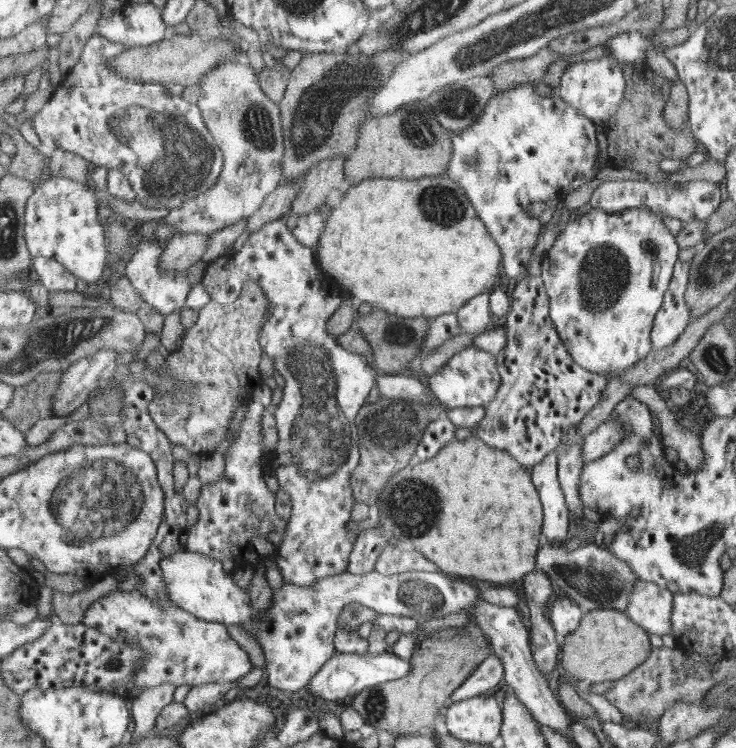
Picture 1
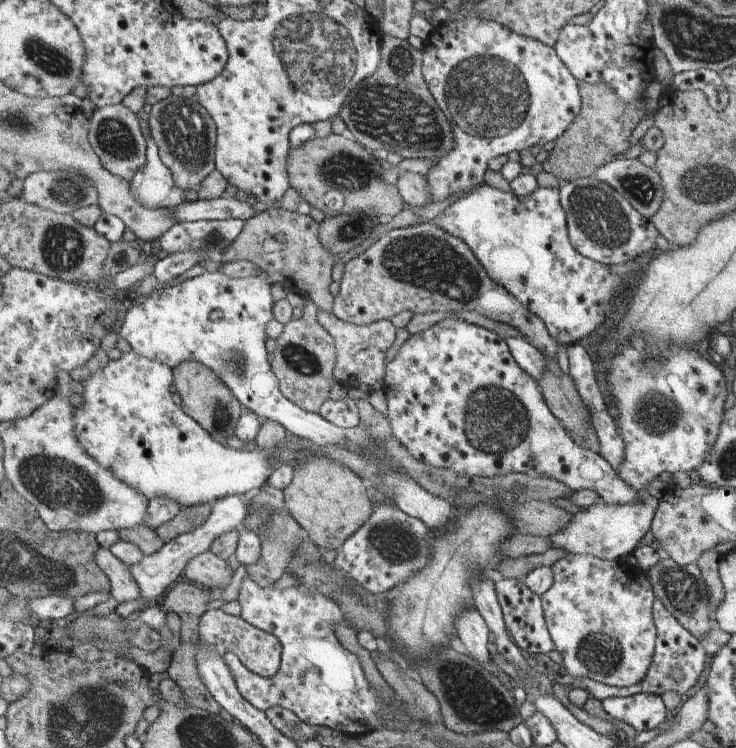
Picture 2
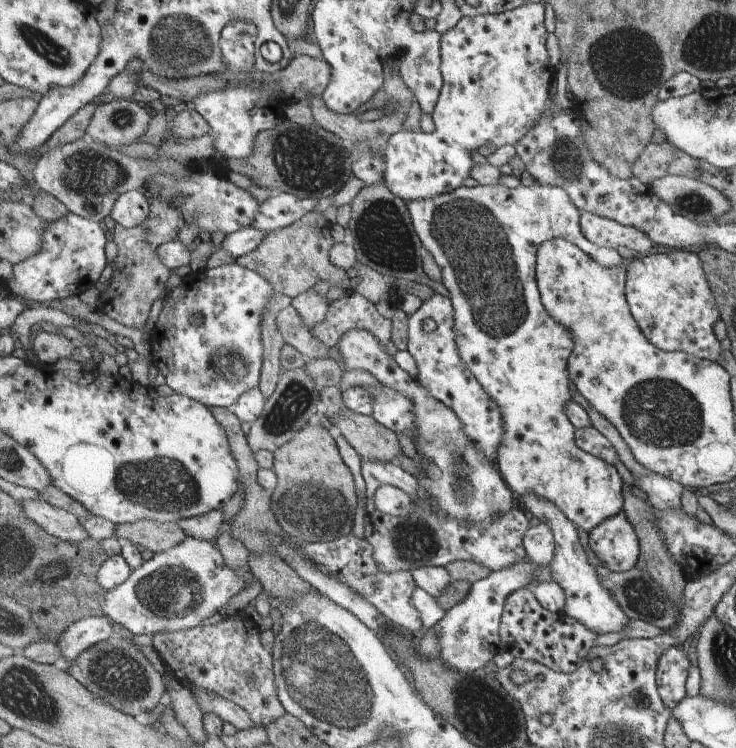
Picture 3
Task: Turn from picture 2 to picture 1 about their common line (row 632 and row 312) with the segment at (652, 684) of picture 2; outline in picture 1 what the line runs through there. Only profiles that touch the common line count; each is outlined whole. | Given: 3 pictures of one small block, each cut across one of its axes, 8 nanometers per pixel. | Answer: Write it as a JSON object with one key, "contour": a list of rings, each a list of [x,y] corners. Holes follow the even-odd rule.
{"contour":[[[678,258],[673,264],[667,290],[663,293],[662,303],[652,320],[651,353],[667,349],[673,344],[691,319],[684,299],[689,265],[688,261],[683,262]]]}

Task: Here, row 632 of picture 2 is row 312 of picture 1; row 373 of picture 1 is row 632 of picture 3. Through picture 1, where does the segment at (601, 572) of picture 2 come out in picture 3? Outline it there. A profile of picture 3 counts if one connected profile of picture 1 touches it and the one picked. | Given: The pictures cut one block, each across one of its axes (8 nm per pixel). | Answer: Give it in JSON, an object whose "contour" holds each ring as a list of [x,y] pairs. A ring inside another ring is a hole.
{"contour":[[[528,495],[523,497],[523,501],[531,514],[537,517],[540,522],[548,523],[553,530],[556,541],[555,557],[548,568],[552,580],[563,588],[566,597],[563,612],[597,635],[607,633],[626,635],[629,631],[631,618],[623,611],[618,600],[602,582],[602,576],[598,572],[599,568],[589,562],[589,556],[581,544],[581,538],[579,538],[578,527],[555,504],[546,499],[536,495]]]}

